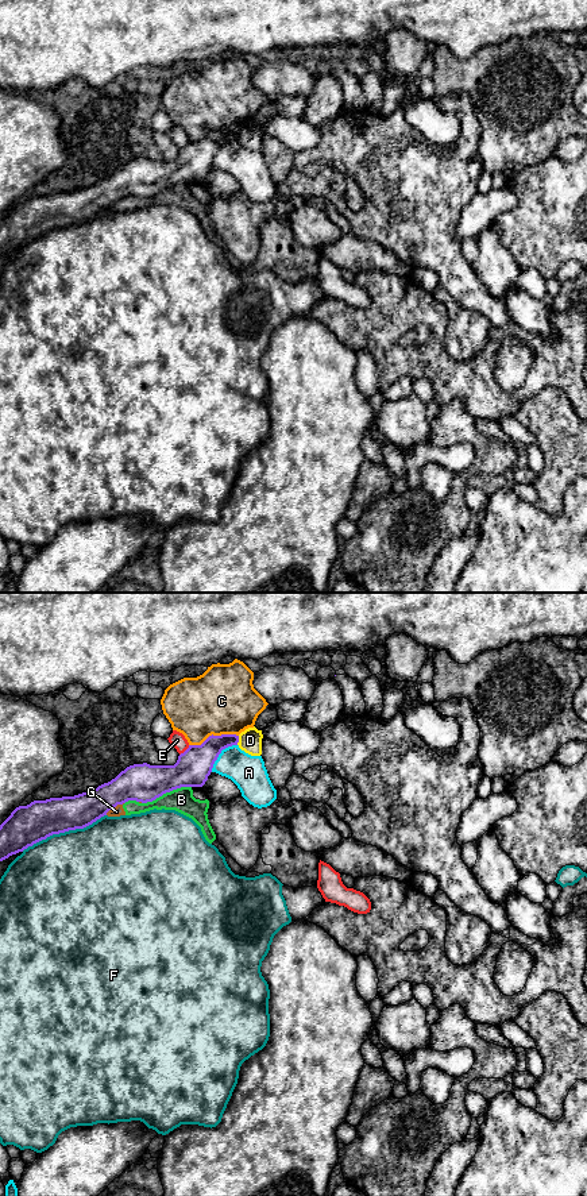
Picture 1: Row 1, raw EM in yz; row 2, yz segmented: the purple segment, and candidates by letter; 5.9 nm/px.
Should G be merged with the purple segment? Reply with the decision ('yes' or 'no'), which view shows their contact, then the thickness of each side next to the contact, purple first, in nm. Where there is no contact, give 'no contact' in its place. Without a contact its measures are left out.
no; contact in yz; calibres 220 and 60 nm

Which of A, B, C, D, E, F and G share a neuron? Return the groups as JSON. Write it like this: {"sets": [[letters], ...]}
{"sets": [["A"], ["B", "G"], ["C"], ["D"], ["E"], ["F"]]}

